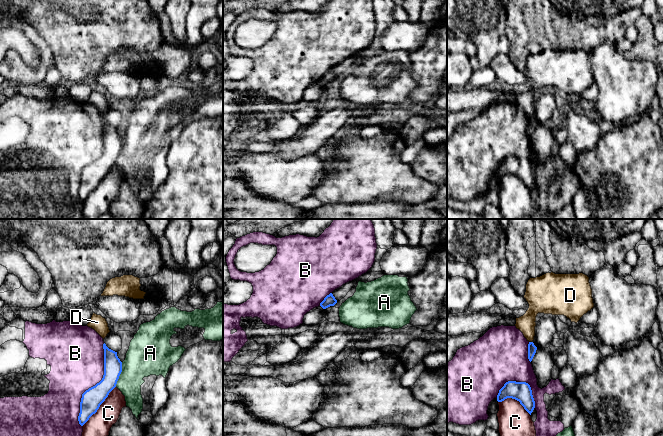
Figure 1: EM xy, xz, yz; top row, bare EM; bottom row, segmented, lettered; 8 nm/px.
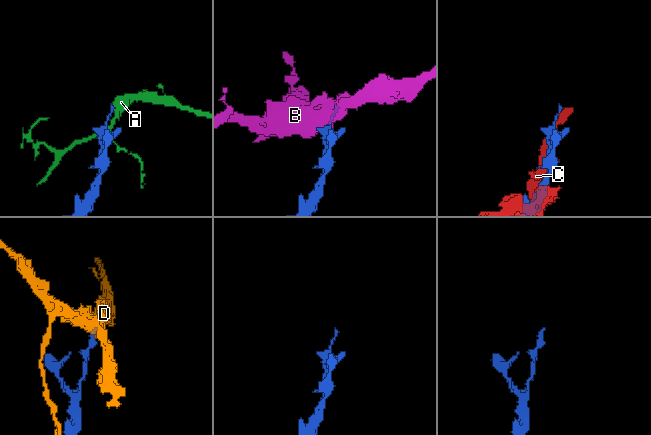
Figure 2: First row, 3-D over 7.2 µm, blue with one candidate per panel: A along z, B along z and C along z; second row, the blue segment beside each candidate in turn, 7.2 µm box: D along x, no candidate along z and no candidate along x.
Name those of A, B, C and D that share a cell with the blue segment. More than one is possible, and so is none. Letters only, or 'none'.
none

